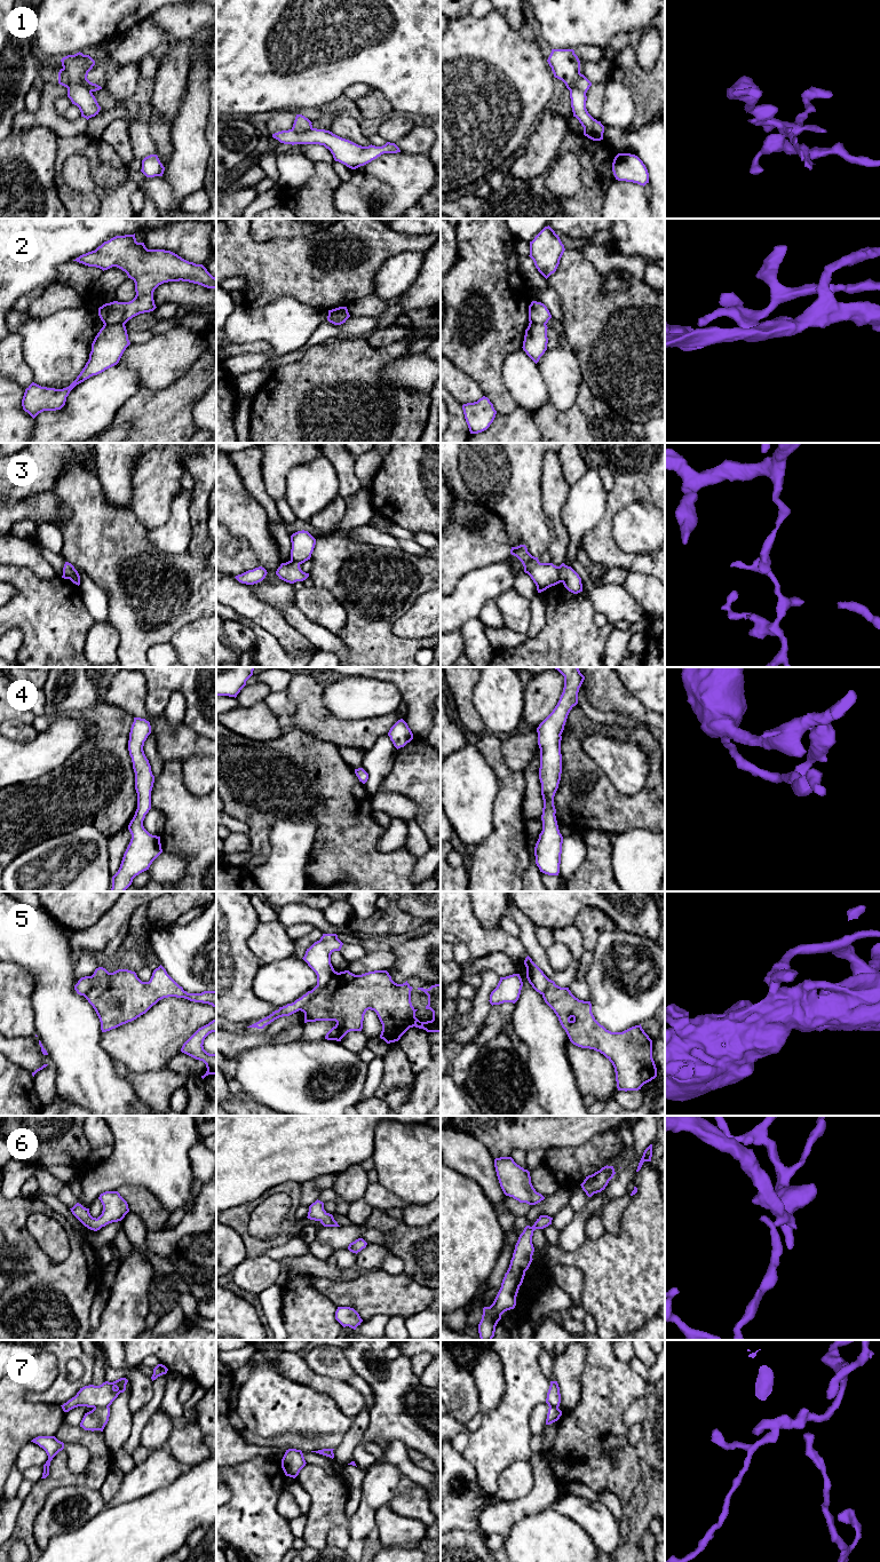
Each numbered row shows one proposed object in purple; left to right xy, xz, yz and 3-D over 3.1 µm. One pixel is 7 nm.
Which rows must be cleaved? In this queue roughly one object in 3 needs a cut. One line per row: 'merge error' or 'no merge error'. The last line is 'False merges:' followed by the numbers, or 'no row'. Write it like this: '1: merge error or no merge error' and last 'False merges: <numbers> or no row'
1: merge error
2: merge error
3: merge error
4: no merge error
5: merge error
6: no merge error
7: merge error
False merges: 1, 2, 3, 5, 7

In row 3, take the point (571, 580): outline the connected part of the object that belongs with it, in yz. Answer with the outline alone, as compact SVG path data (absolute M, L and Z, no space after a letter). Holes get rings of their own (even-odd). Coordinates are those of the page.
M562 563L558 569L562 576L562 582L569 592L573 594L582 592L581 578L571 566Z

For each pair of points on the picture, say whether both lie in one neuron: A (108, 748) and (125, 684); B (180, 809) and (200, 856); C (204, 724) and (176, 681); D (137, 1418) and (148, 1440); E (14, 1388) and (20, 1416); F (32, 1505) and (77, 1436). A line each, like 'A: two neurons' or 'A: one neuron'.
A: two neurons
B: one neuron
C: one neuron
D: two neurons
E: one neuron
F: one neuron

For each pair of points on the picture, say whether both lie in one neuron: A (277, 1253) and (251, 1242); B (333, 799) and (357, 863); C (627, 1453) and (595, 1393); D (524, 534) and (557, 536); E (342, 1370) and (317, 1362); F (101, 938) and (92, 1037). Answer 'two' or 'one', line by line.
A: two
B: one
C: one
D: two
E: one
F: two

